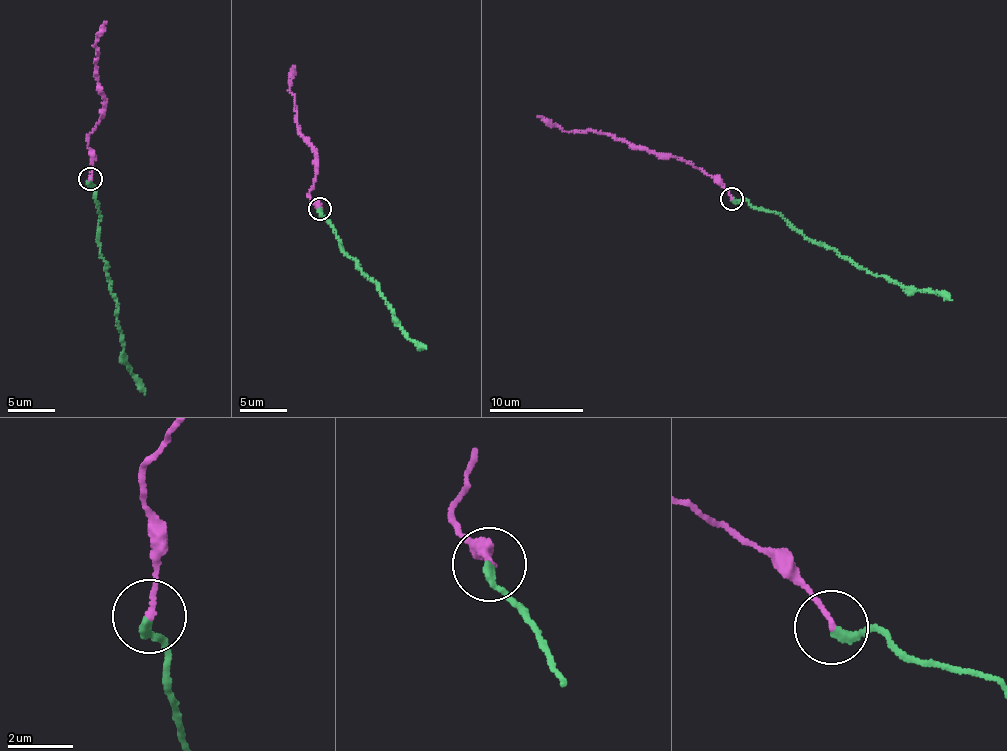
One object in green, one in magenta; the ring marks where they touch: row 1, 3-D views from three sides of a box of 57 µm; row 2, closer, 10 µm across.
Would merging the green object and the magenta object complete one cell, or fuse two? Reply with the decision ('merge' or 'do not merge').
do not merge

